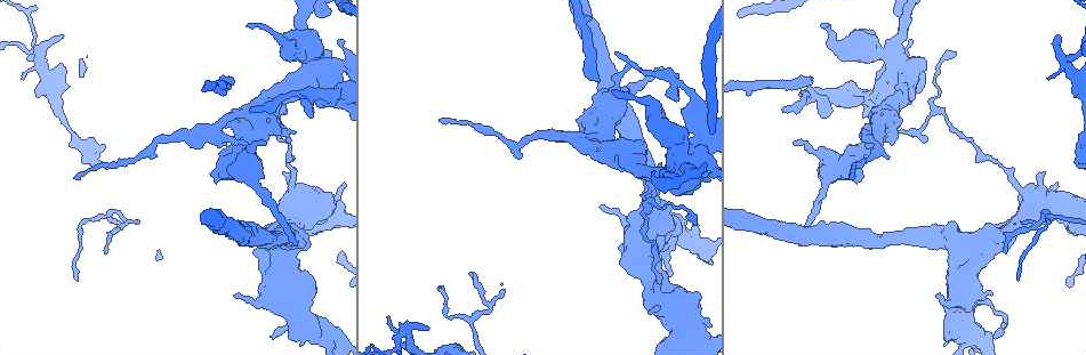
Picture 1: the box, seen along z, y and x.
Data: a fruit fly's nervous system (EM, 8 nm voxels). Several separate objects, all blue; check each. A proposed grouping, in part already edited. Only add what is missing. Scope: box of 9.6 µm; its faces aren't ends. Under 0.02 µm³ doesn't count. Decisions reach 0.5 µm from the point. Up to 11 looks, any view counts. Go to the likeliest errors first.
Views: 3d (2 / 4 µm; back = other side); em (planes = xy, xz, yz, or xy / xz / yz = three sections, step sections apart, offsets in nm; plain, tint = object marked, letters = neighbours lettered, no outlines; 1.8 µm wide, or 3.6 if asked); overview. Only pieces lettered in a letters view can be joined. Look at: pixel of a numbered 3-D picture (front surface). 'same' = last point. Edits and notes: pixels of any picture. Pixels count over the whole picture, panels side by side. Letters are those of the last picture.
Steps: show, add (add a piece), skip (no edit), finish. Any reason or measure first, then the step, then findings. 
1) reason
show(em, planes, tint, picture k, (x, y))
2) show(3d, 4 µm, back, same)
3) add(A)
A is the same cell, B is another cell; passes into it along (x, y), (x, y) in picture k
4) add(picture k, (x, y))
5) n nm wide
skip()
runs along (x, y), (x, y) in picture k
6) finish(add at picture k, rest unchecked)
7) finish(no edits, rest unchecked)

abrupt turn
show(em, planes, plain, picture 1, (674, 177))

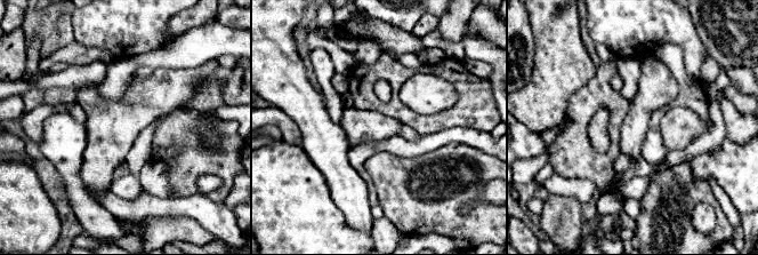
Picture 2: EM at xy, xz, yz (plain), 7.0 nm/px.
show(em, planes, letters, same)

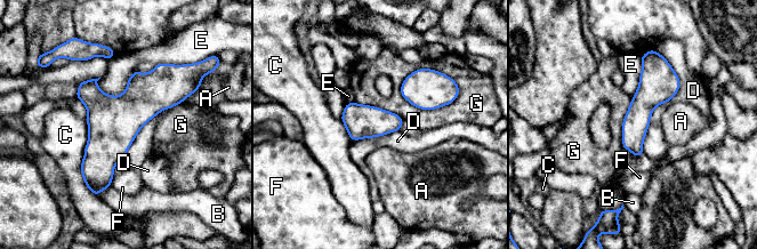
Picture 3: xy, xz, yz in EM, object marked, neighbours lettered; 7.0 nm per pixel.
190 nm wide
skip()
A, B, C, D, E, F and G are other cells; no lettered piece goes on from it

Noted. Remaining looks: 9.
three arms meet
show(em, planes, letters, picture 1, (404, 336))

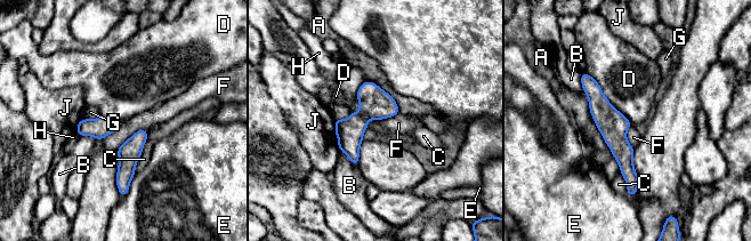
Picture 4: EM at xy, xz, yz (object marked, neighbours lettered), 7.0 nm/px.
150 nm wide
skip()
A, B, C, D, E, F, G, H and J are other cells; runs along (583, 75), (613, 126), (634, 190) in picture 4; none of them fits

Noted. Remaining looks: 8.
thick end
show(3d, 2 µm, picture 1, (276, 134))

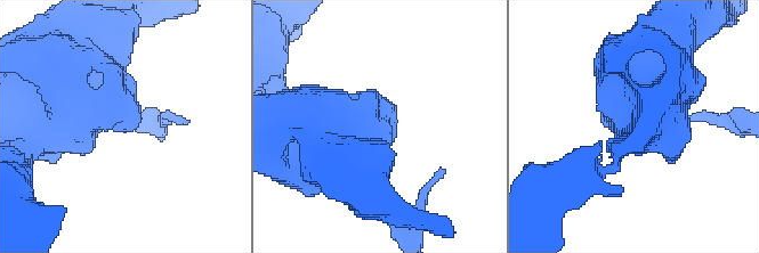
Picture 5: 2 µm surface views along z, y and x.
need the tissue
show(em, planes, plain, picture 5, (604, 117))

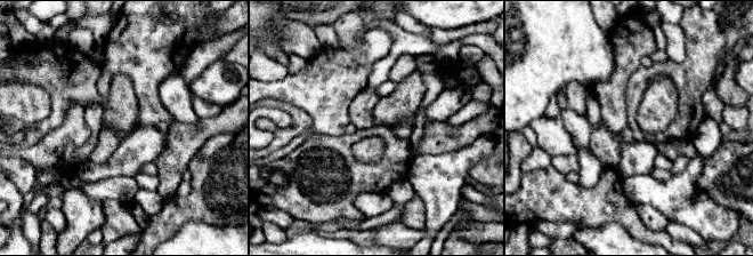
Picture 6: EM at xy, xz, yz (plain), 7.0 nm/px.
show(em, planes, letters, same)

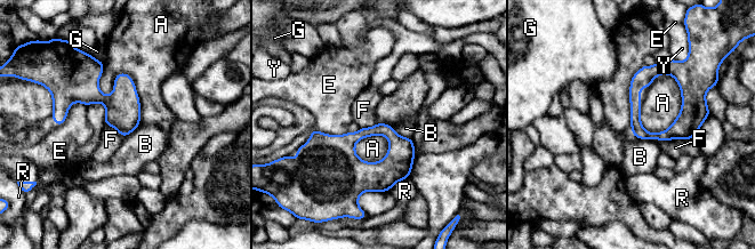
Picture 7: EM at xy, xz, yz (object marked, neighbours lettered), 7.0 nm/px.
skip()
A, B, E, F, G, R and Y are other cells; runs along (312, 139), (348, 170), (409, 167) in picture 7; no lettered piece goes on from it

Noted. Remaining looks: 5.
finish(no edits, rest unchecked)

